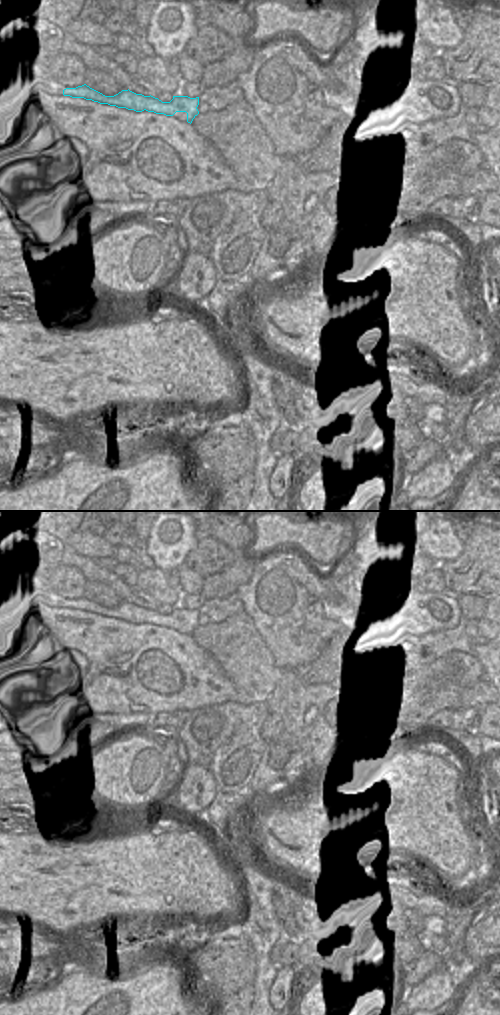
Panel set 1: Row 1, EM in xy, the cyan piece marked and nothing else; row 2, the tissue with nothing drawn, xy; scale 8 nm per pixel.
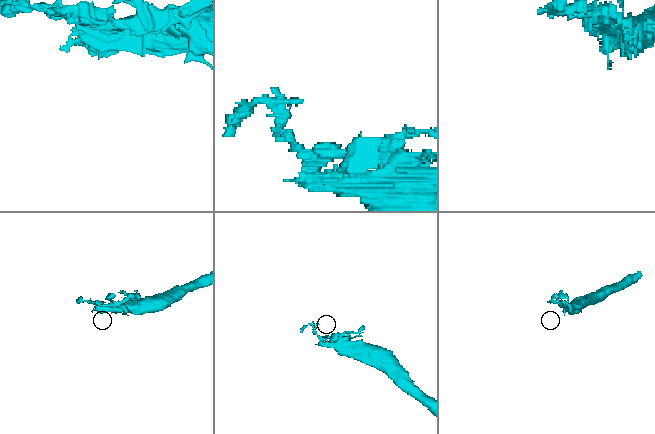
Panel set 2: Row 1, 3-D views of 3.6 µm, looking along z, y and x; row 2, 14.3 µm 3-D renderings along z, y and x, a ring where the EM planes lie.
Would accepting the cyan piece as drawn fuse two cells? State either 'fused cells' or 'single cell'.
single cell

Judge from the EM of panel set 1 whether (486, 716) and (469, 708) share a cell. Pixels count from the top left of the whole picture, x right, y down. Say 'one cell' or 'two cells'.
two cells

